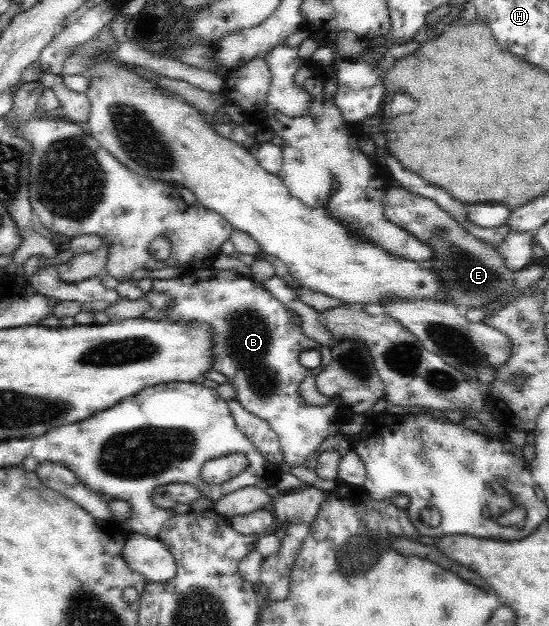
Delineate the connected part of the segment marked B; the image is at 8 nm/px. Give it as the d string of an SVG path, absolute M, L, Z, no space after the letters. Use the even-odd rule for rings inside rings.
M234 269L196 270L191 276L171 278L171 280L155 280L152 282L151 291L165 292L176 300L176 306L169 311L157 312L151 309L141 314L141 319L153 319L156 322L167 322L175 324L189 324L205 322L205 327L213 330L213 366L209 370L215 370L225 376L227 384L235 391L234 399L249 414L265 420L279 437L281 452L285 455L286 469L293 466L305 466L305 463L313 454L318 452L318 446L326 436L337 435L343 426L353 418L354 412L337 397L329 397L329 402L323 405L306 404L299 395L299 385L305 378L313 376L316 378L324 370L332 359L331 348L323 347L313 338L307 337L297 326L294 319L301 318L300 315L287 308L281 300L277 300L270 292L265 290L261 284L245 278ZM305 348L319 350L323 354L323 362L317 370L303 370L297 362L299 352Z

